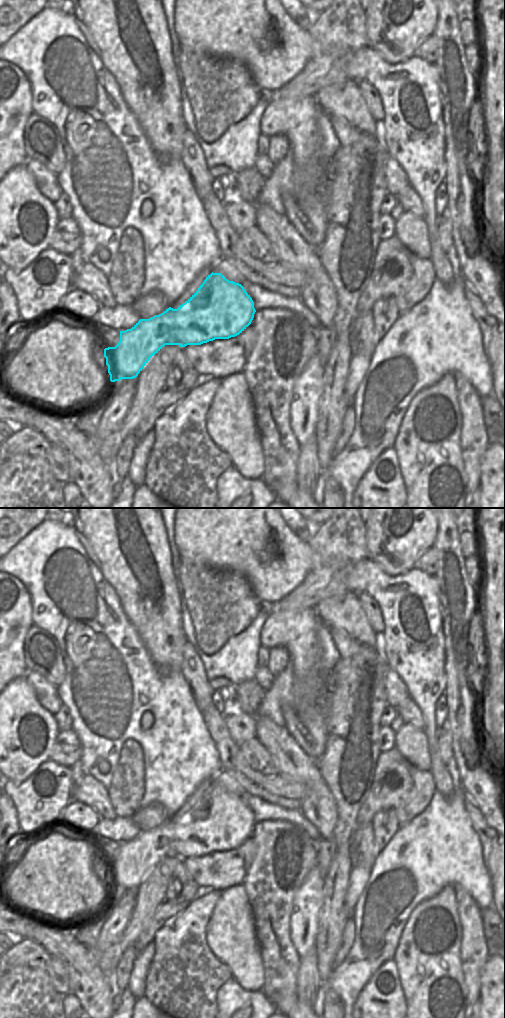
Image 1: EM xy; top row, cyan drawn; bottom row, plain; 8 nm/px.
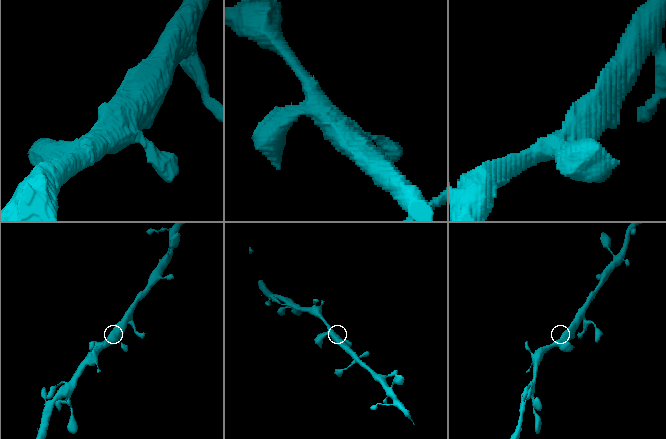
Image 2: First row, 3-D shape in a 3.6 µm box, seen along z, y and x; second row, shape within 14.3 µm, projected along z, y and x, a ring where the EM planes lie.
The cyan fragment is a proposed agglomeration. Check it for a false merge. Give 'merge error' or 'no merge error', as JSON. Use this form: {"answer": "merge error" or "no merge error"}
{"answer": "no merge error"}

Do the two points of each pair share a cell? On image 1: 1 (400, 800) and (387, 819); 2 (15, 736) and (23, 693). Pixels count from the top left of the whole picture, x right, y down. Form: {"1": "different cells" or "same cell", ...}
{"1": "different cells", "2": "same cell"}

